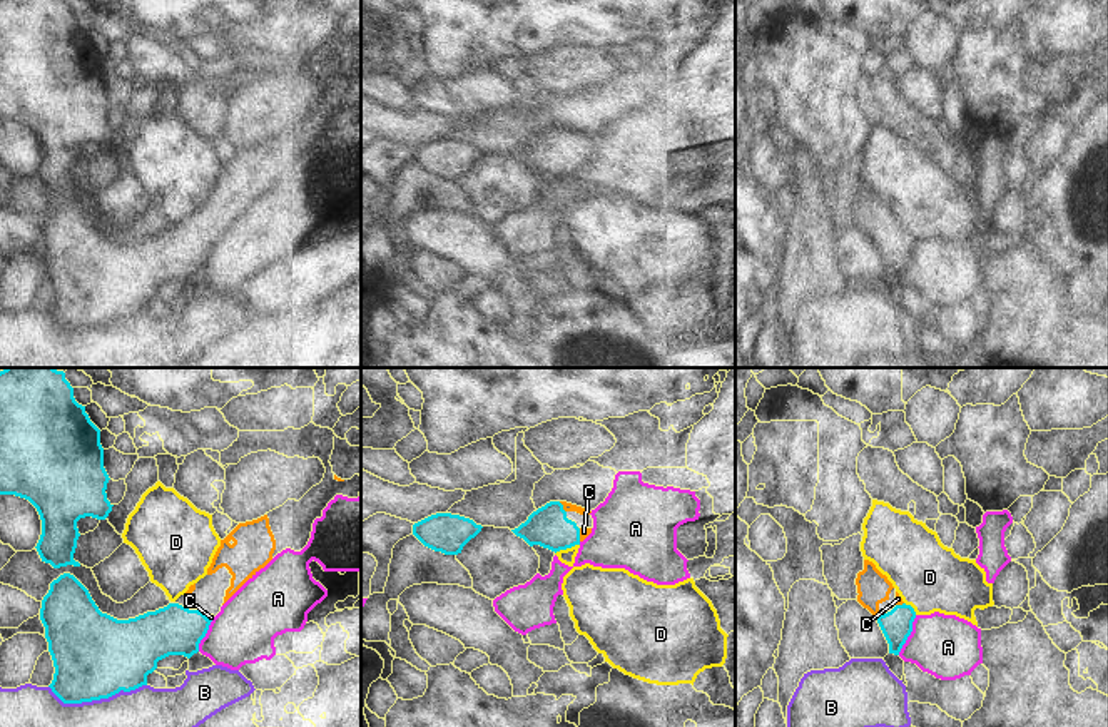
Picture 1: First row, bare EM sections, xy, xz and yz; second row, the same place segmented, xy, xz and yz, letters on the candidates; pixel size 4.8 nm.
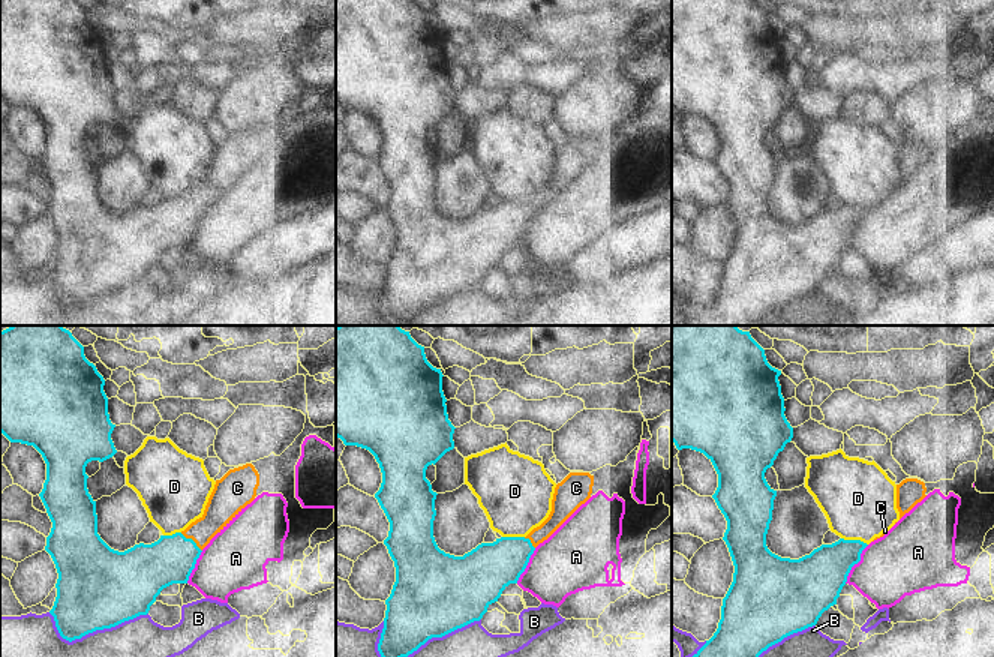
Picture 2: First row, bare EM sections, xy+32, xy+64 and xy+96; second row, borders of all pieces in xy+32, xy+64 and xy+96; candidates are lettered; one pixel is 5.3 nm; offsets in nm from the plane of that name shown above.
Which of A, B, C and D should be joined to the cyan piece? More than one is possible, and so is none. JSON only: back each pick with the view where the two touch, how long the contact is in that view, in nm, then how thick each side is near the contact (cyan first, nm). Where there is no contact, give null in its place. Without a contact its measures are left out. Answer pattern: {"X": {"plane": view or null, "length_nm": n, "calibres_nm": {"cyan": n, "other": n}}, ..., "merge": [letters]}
{"C": {"plane": "xz", "length_nm": 70, "calibres_nm": {"cyan": 200, "other": 50}}, "merge": ["C"]}

